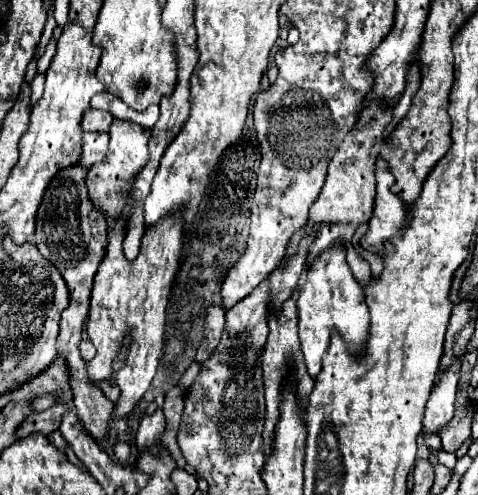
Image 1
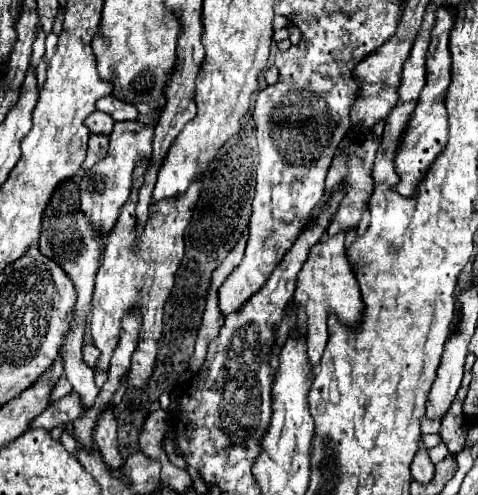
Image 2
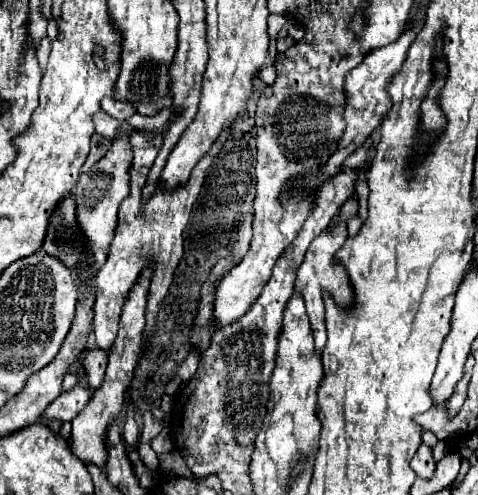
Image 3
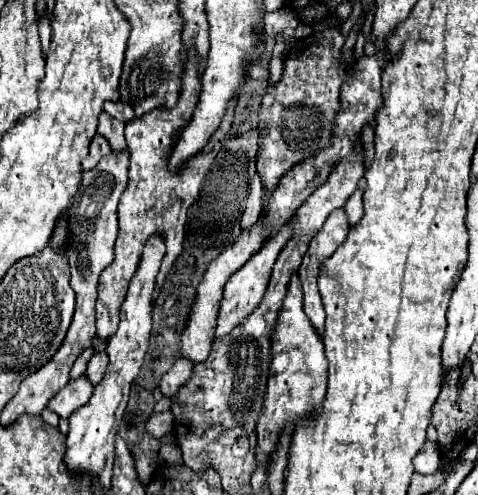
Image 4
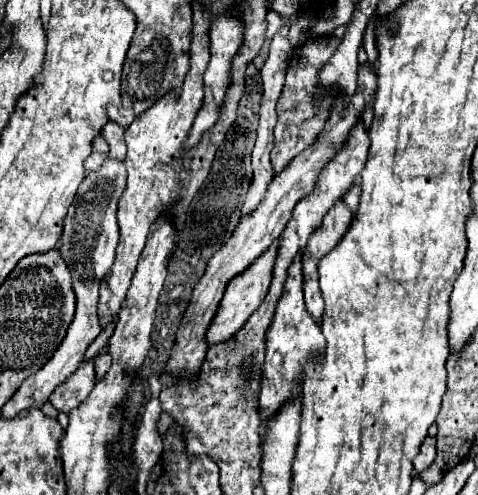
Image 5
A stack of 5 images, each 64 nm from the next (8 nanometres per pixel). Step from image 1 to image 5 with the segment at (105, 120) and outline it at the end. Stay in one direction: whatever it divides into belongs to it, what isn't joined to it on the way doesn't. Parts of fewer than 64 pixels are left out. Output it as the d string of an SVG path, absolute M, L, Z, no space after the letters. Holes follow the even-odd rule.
M108 120L104 124L104 130L102 130L102 136L108 140L110 144L110 158L116 158L116 160L124 160L126 156L126 148L124 148L124 128L112 120Z

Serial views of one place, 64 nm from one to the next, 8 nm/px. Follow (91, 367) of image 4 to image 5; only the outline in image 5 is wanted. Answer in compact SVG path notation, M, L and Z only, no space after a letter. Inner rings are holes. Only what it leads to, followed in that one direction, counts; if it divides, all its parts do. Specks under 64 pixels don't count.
M100 352L94 358L94 368L96 368L96 380L100 380L108 372L108 368L110 368L110 356L108 356L108 352Z

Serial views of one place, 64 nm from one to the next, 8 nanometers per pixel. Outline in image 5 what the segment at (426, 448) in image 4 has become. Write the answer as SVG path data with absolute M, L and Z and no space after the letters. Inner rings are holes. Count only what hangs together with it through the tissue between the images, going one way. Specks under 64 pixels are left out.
M426 438L420 446L418 456L414 458L414 470L416 472L424 472L426 468L430 468L436 460L436 440L434 438Z

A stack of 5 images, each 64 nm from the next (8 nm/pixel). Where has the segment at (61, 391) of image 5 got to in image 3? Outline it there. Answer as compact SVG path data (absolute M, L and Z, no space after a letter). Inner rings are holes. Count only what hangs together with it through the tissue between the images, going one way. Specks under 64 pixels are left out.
M76 384L72 390L62 392L42 414L40 422L44 420L60 420L60 422L72 422L80 410L88 404L90 392L86 392L80 384Z

